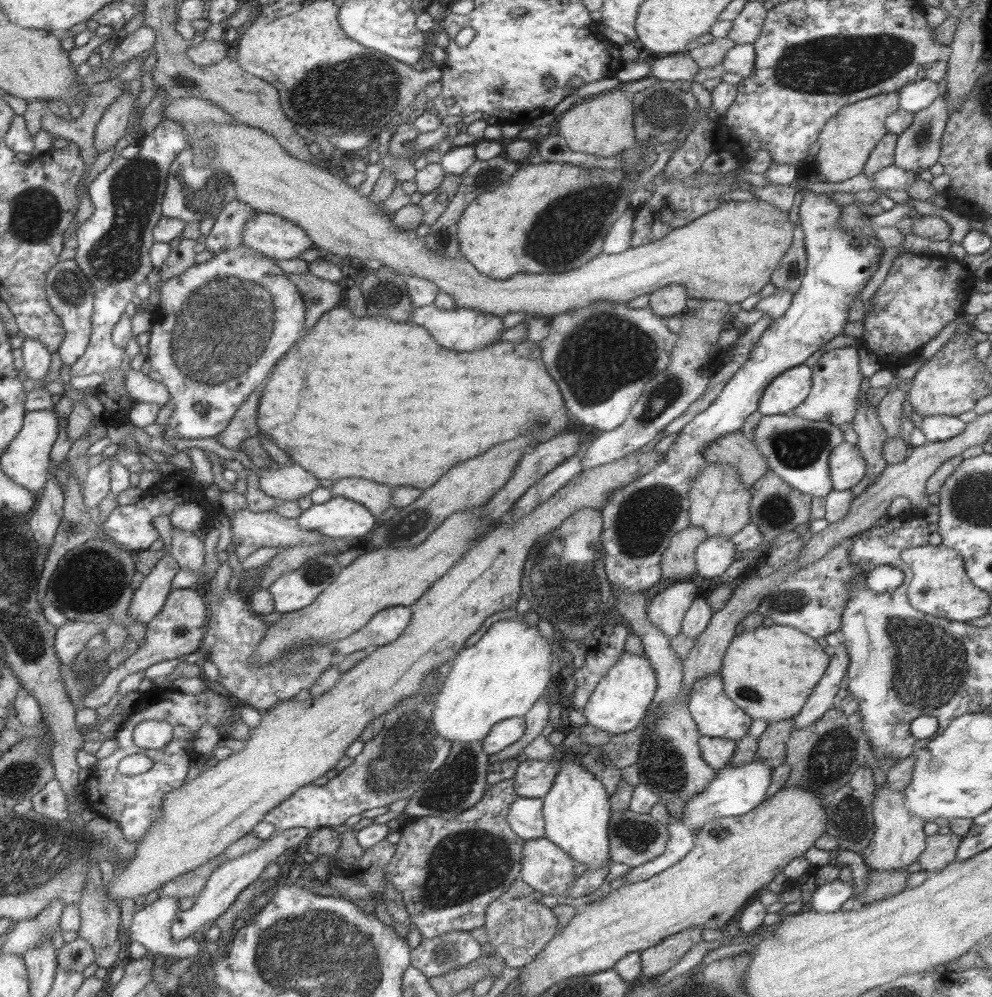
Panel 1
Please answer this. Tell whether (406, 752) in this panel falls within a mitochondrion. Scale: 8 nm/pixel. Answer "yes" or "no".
yes

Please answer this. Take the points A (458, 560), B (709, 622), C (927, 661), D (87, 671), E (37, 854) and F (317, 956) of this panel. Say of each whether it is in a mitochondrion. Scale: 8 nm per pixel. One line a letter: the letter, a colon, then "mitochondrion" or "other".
A: other
B: other
C: mitochondrion
D: mitochondrion
E: mitochondrion
F: mitochondrion

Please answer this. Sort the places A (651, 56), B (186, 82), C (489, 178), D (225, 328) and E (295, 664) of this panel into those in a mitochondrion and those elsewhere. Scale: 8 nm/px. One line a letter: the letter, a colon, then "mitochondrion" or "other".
A: other
B: mitochondrion
C: mitochondrion
D: mitochondrion
E: mitochondrion

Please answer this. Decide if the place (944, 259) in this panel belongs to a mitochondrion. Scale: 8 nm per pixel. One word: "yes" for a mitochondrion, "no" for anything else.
no

